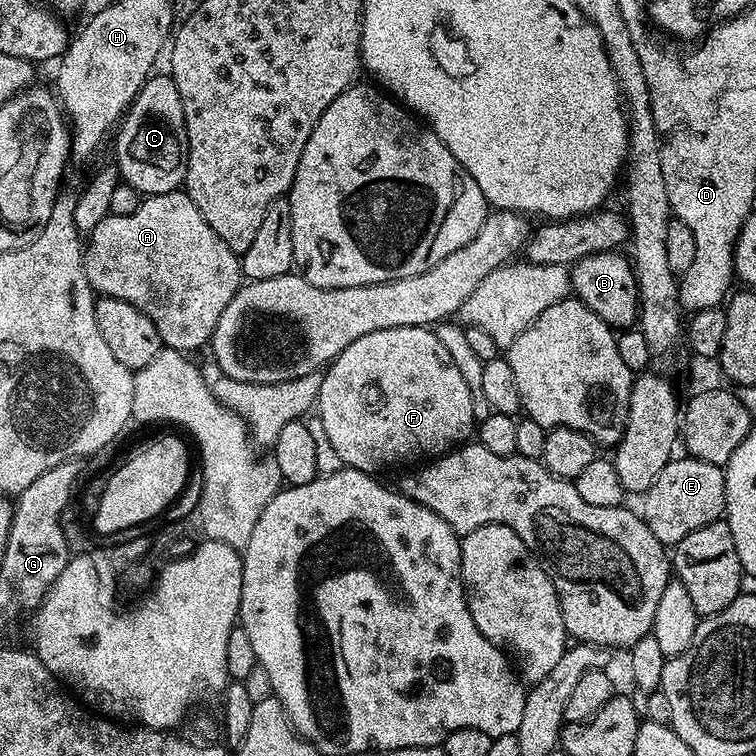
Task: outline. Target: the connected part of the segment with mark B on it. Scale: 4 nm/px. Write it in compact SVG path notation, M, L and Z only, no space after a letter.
M619 251L599 252L582 258L571 265L571 291L575 299L581 300L586 307L594 310L614 330L631 328L637 323L640 311L640 291L636 285L636 273L632 261Z

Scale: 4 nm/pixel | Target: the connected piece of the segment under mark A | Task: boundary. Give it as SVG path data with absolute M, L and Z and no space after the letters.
M183 190L141 199L138 210L134 210L134 214L122 214L121 216L109 214L105 220L98 222L98 226L94 226L94 230L86 240L84 269L93 293L118 298L122 302L130 302L130 306L138 306L138 310L142 310L142 314L146 314L146 318L150 318L150 322L154 322L160 335L161 345L185 354L193 354L192 352L198 351L203 344L205 347L211 341L212 331L218 326L218 318L222 318L222 310L226 310L226 306L230 306L230 298L234 298L234 294L240 289L242 283L240 256L234 250L230 250L230 246L226 246L226 242L222 242L222 238L218 238L218 234L214 234L214 230L210 230L210 222L206 222L206 218L202 218L202 210L198 210L198 206L194 206L192 199Z

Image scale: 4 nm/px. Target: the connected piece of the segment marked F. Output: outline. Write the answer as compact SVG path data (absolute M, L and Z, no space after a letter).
M402 326L390 330L374 330L354 342L350 342L350 346L346 346L346 350L342 350L342 354L338 354L321 375L320 393L314 408L318 413L318 419L322 422L322 430L326 430L326 438L330 438L330 443L334 445L334 451L338 453L341 465L346 468L357 468L359 472L369 474L380 474L383 468L392 468L395 464L413 463L412 465L415 465L417 463L415 460L419 456L439 458L444 453L452 451L453 448L463 445L471 437L468 436L471 432L473 435L478 424L478 421L474 418L474 402L470 398L470 386L466 386L466 378L462 378L458 366L454 366L454 358L450 358L446 346L442 346L442 342L438 342L435 331L428 326L418 328Z

